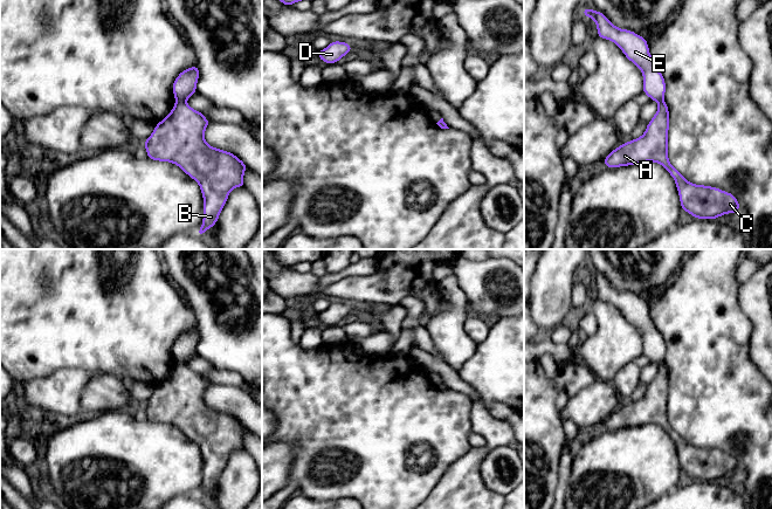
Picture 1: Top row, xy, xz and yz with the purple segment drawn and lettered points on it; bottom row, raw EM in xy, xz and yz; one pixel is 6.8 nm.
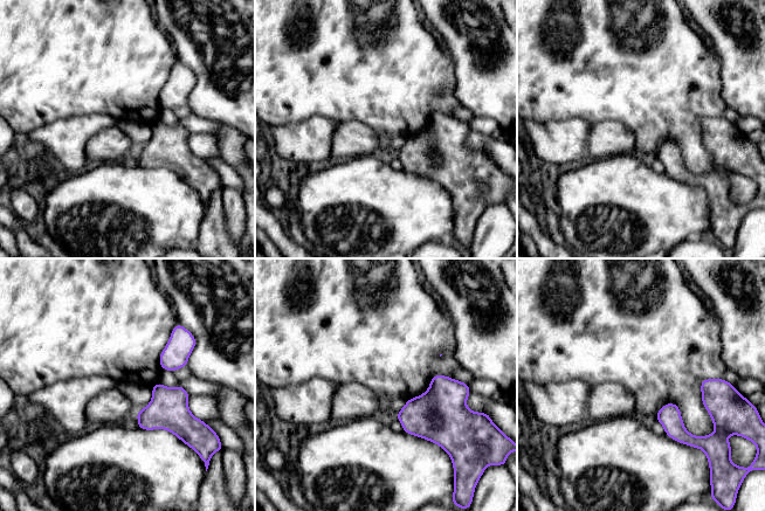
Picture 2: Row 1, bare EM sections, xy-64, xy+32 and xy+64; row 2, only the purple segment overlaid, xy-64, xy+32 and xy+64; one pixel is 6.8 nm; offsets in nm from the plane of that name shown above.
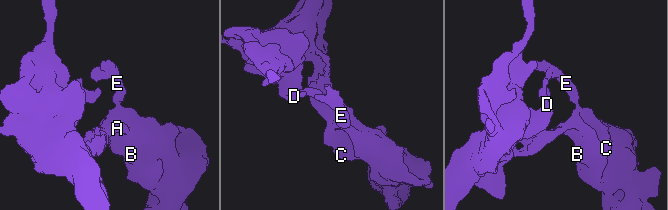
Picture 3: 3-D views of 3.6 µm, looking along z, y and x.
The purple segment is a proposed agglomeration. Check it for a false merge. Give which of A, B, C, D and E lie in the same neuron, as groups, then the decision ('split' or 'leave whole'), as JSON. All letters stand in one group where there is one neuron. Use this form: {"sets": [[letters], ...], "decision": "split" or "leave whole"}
{"sets": [["A", "B", "C", "D"], ["E"]], "decision": "split"}

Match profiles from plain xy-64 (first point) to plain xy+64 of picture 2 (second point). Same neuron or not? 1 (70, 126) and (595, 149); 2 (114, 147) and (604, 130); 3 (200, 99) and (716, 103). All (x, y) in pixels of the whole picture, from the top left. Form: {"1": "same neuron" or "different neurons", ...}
{"1": "different neurons", "2": "same neuron", "3": "different neurons"}

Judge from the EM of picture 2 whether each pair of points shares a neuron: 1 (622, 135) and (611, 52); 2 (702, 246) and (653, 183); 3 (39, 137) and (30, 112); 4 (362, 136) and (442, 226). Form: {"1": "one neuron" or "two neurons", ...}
{"1": "two neurons", "2": "two neurons", "3": "two neurons", "4": "two neurons"}

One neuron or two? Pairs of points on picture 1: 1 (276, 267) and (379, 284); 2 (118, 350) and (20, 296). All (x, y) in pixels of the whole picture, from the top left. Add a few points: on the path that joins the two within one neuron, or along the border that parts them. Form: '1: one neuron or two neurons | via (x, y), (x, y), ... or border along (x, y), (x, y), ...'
1: two neurons | border along (284, 268), (274, 275)
2: one neuron | via (94, 325), (68, 318), (45, 304)

